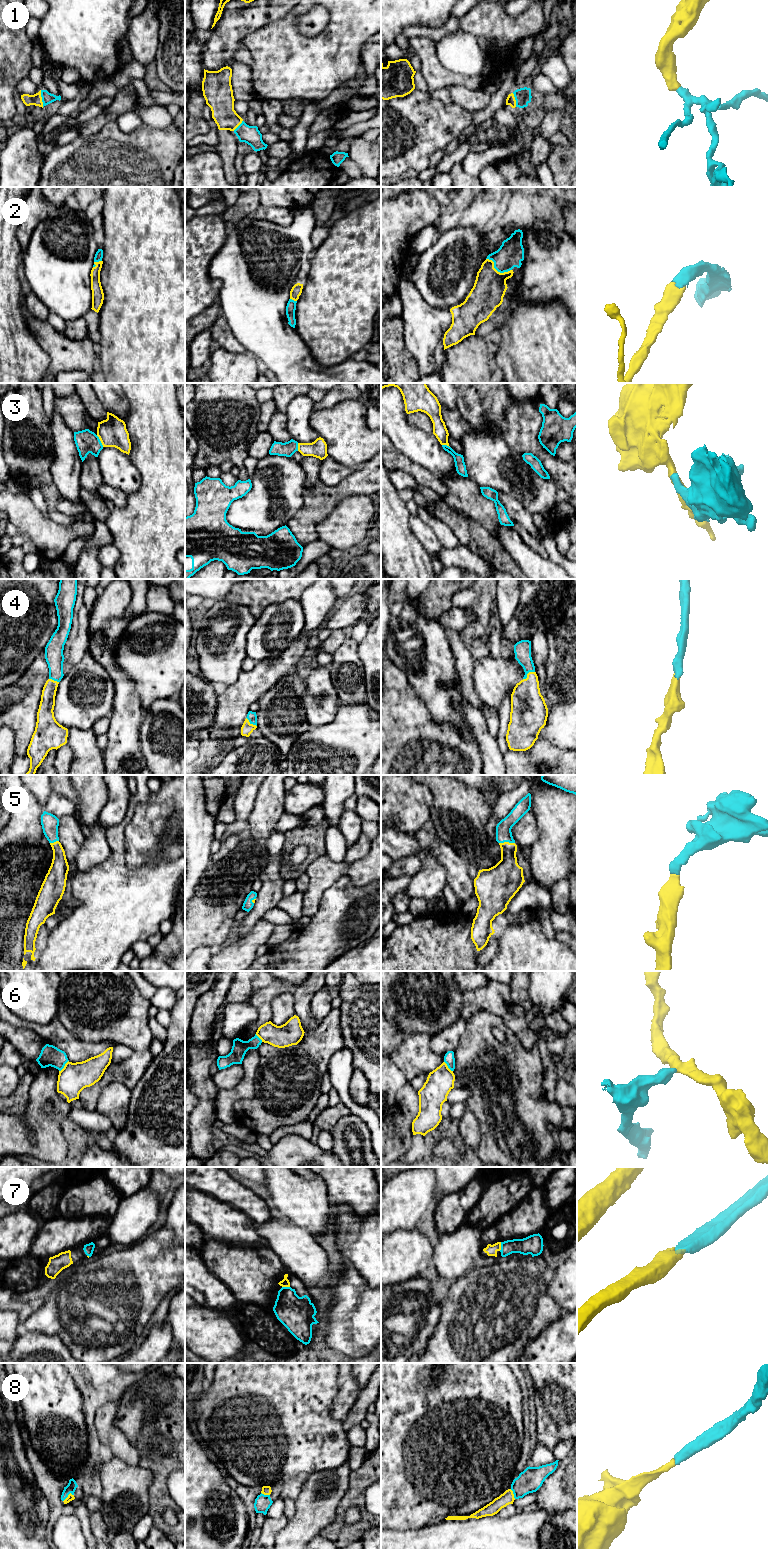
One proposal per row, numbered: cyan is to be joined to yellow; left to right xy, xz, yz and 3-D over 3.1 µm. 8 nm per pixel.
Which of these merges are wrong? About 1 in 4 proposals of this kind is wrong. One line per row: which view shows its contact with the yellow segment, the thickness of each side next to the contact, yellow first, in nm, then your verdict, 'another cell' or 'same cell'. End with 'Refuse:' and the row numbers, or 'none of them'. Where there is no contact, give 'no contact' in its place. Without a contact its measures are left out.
1: contact in xy; calibres 90 and 90 nm; same cell
2: contact in yz; calibres 260 and 200 nm; same cell
3: contact in xy; calibres 240 and 180 nm; another cell
4: contact in yz; calibres 280 and 140 nm; same cell
5: contact in yz; calibres 220 and 130 nm; same cell
6: contact in xy; calibres 240 and 160 nm; another cell
7: contact in yz; calibres 90 and 140 nm; same cell
8: contact in xy; calibres 50 and 80 nm; same cell
Refuse: 3, 6

